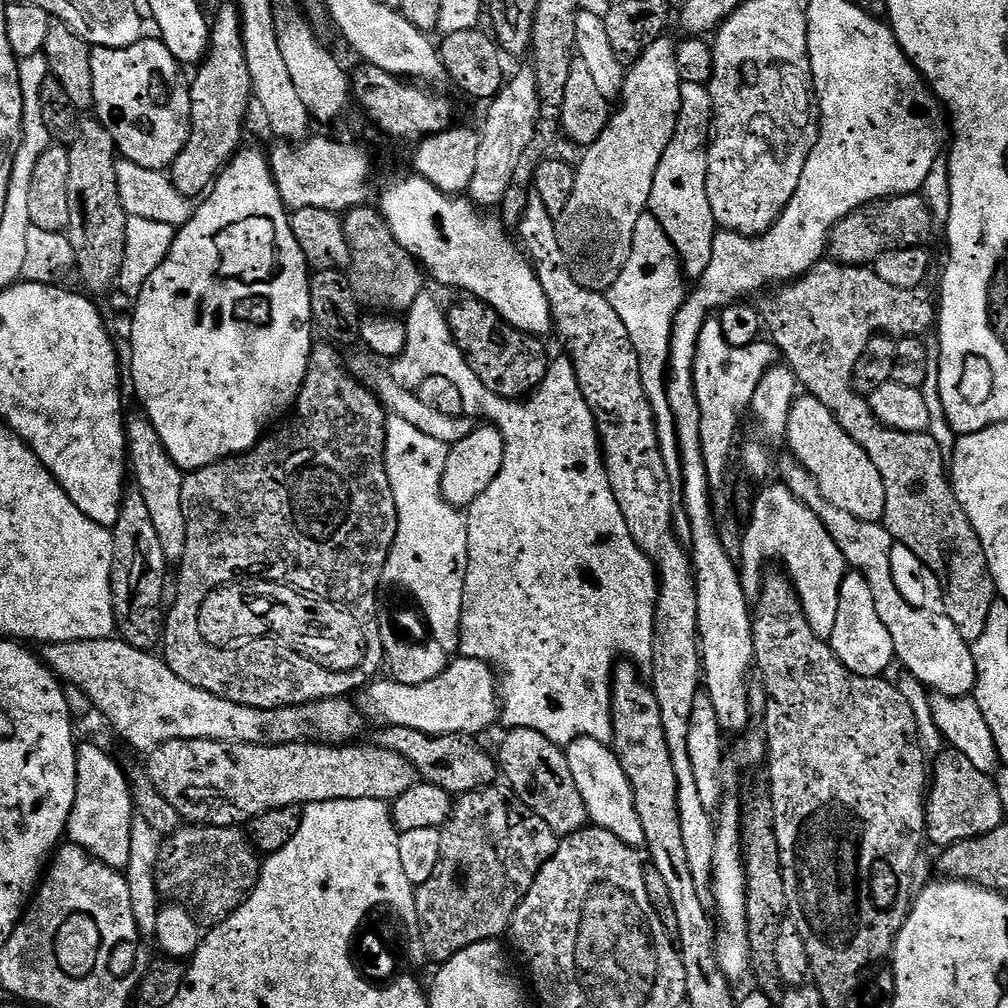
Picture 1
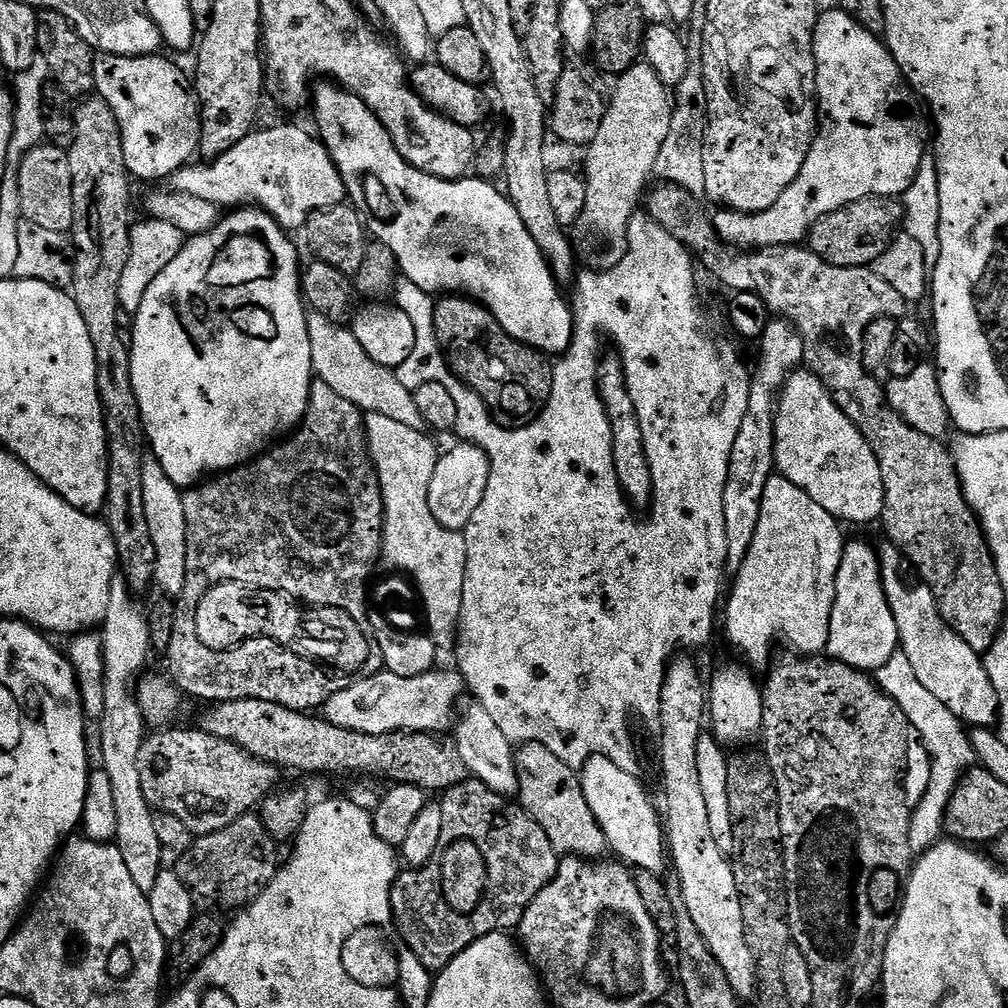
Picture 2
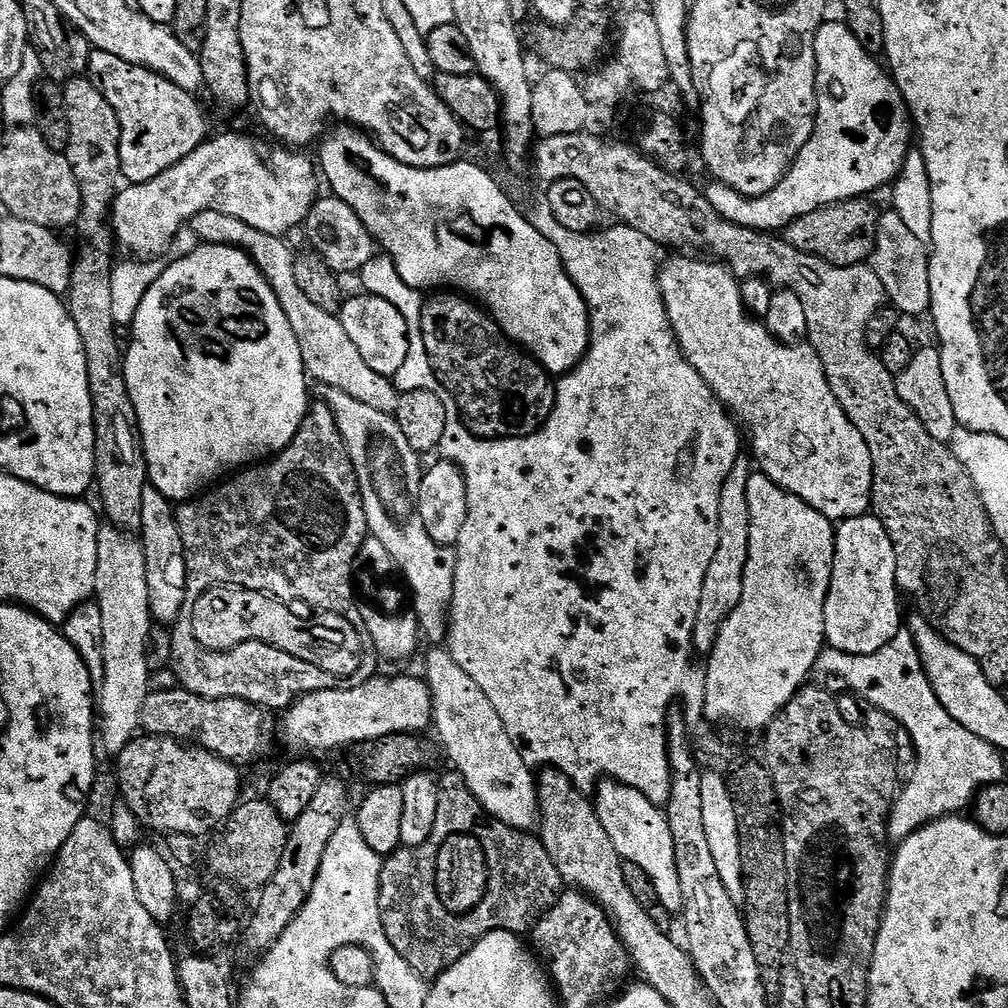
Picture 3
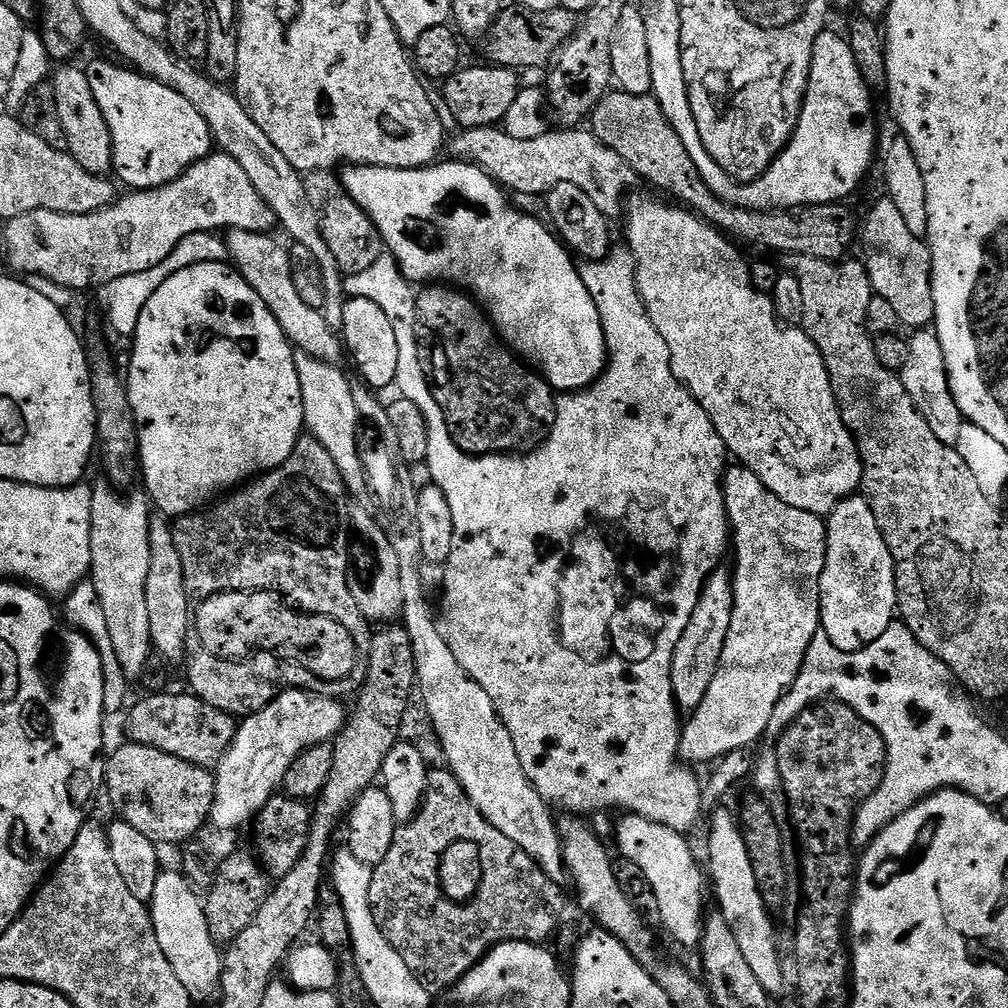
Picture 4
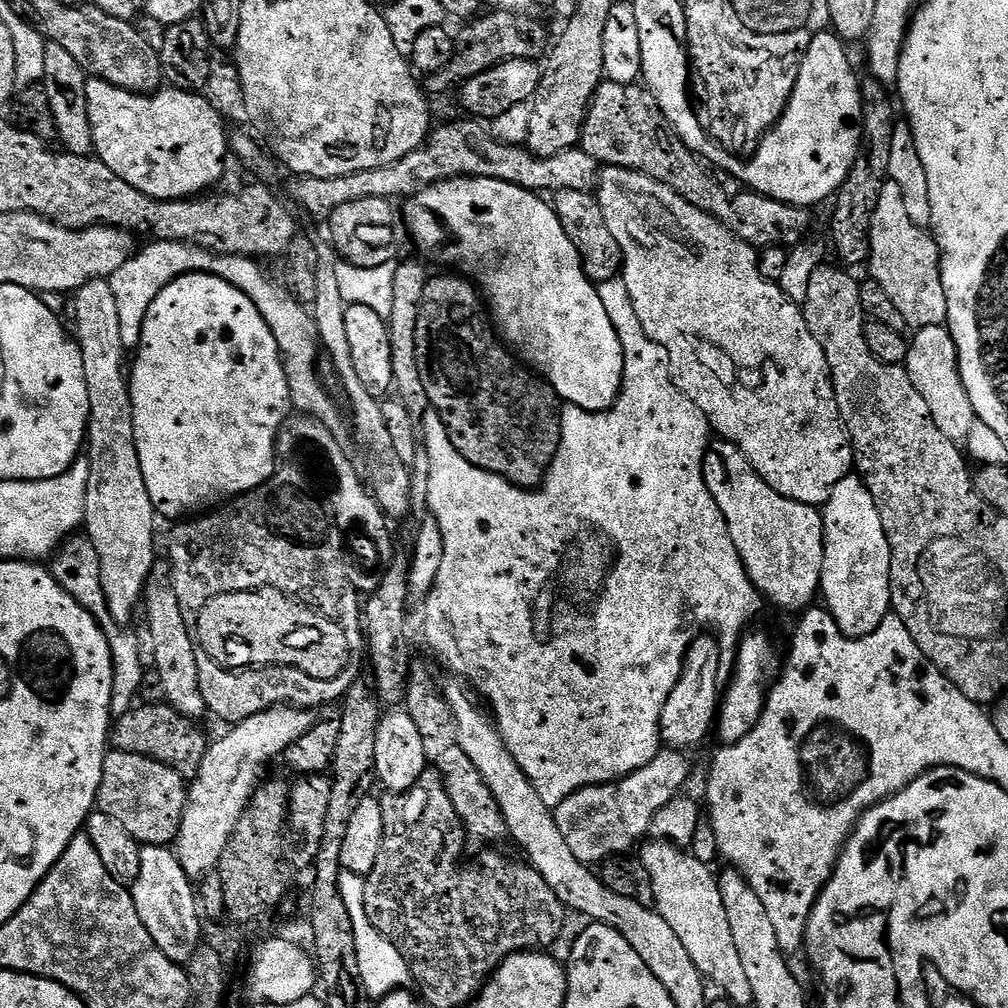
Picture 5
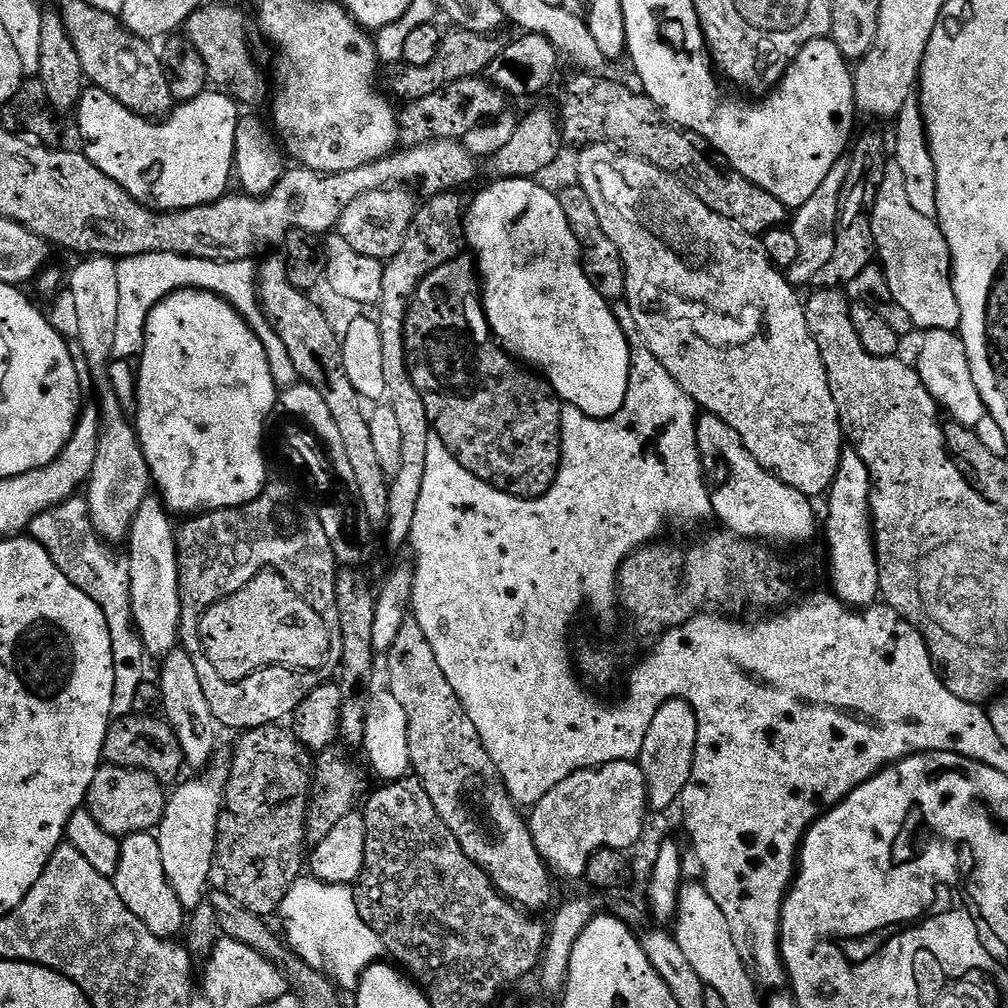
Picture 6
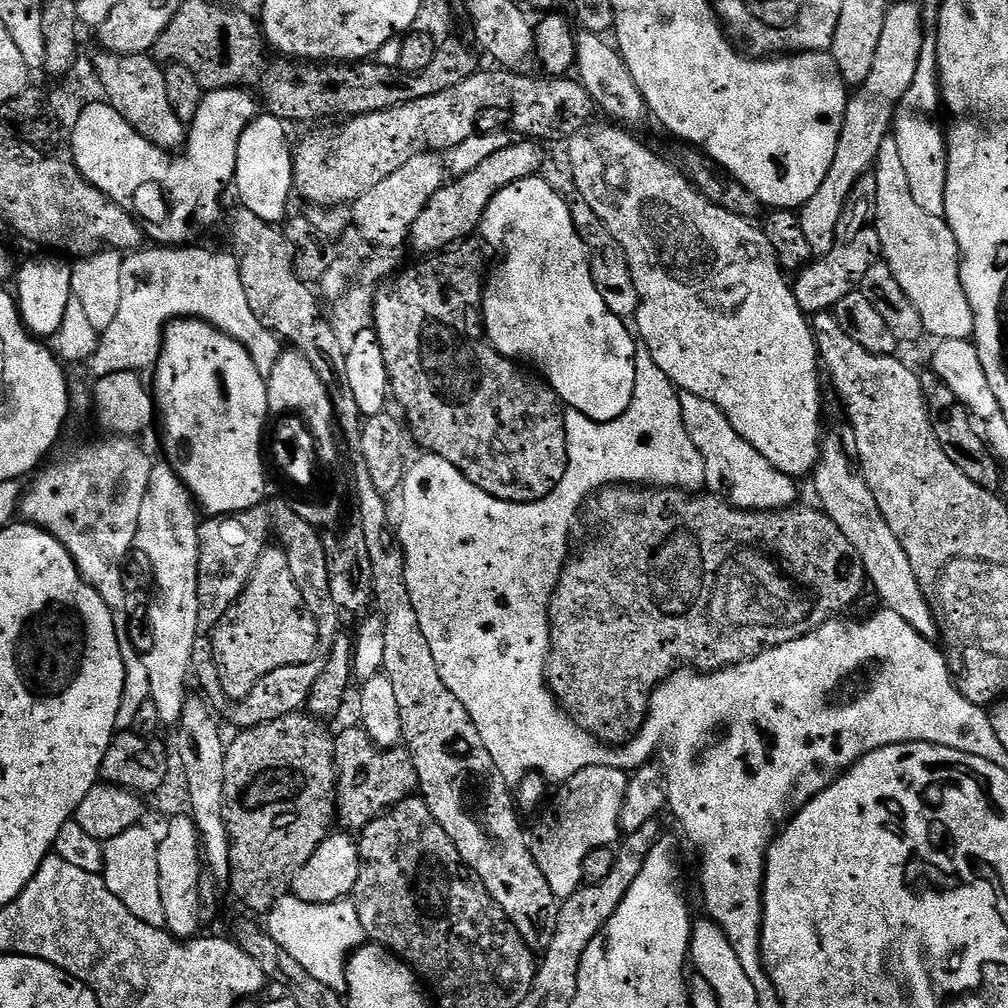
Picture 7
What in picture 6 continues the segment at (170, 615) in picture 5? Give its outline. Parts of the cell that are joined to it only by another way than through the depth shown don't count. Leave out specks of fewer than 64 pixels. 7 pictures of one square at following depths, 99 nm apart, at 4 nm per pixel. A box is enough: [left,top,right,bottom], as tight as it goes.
[158,646,218,770]

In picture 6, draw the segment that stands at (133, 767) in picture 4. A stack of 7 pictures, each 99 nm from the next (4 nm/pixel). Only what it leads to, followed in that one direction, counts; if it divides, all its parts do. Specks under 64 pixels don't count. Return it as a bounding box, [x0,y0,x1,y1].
[86,763,167,838]

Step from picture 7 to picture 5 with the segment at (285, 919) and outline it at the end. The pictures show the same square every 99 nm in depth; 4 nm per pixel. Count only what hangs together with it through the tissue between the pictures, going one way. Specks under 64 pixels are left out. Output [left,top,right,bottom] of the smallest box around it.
[339,871,412,1000]

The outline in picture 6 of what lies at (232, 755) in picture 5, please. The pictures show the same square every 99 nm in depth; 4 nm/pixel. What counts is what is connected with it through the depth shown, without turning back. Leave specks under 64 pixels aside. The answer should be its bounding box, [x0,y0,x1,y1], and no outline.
[155,767,229,910]

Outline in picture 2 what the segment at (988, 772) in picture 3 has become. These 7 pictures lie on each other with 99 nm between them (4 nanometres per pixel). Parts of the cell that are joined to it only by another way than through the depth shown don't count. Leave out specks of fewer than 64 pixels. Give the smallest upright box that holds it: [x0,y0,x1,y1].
[874,651,977,854]

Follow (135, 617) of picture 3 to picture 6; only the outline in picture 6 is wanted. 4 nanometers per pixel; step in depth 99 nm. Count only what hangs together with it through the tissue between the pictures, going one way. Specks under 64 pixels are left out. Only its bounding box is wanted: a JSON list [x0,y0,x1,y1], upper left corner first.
[70,256,153,546]

